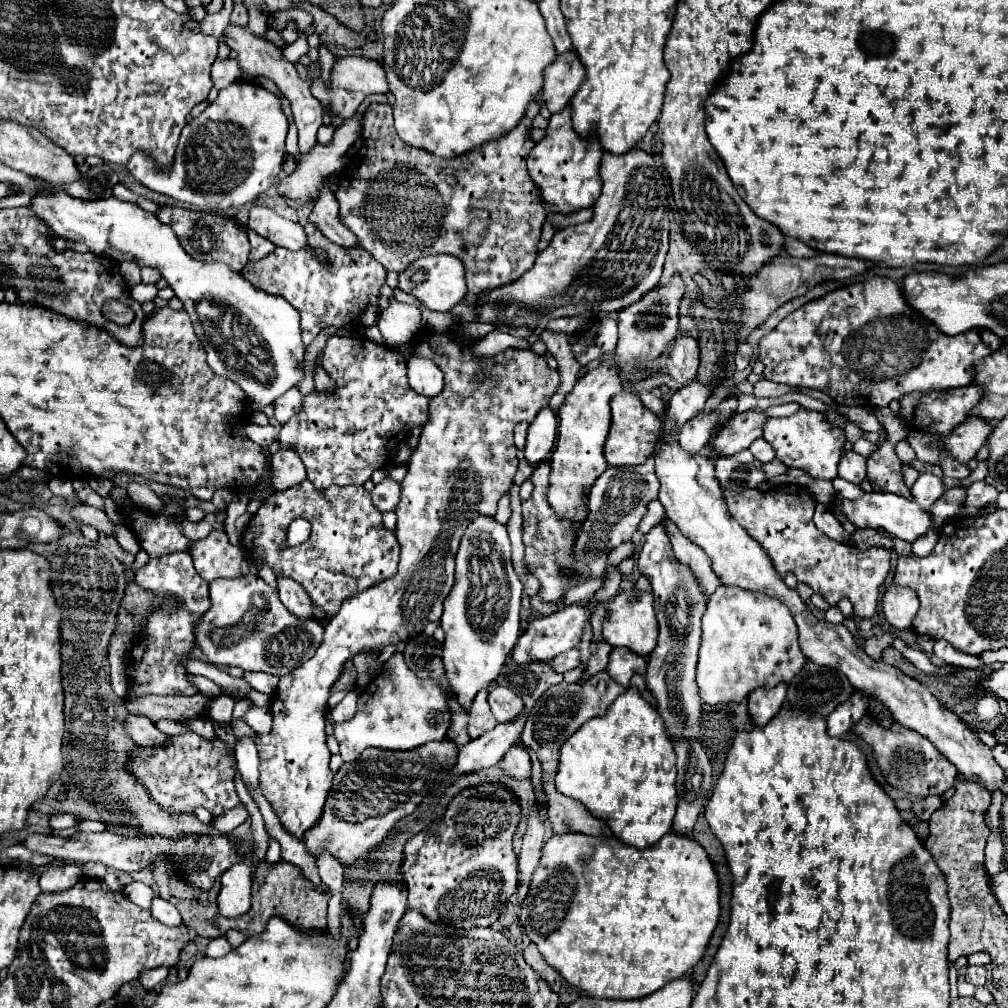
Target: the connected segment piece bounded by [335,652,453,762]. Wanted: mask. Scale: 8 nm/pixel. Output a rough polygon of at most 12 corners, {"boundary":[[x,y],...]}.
{"boundary":[[395,652],[335,724],[343,762],[413,750],[451,726],[447,678]]}

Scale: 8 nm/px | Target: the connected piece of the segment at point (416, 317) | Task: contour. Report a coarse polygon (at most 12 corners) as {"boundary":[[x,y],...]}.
{"boundary":[[391,298],[377,326],[385,344],[413,342],[421,328],[415,306]]}

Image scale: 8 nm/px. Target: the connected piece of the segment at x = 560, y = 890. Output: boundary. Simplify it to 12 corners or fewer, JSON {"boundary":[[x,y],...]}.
{"boundary":[[551,836],[523,928],[567,984],[643,998],[703,958],[691,836]]}

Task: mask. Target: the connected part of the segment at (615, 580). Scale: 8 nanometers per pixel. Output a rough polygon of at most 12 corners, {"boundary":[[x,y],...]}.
{"boundary":[[618,565],[609,568],[595,600],[609,600],[622,581]]}

